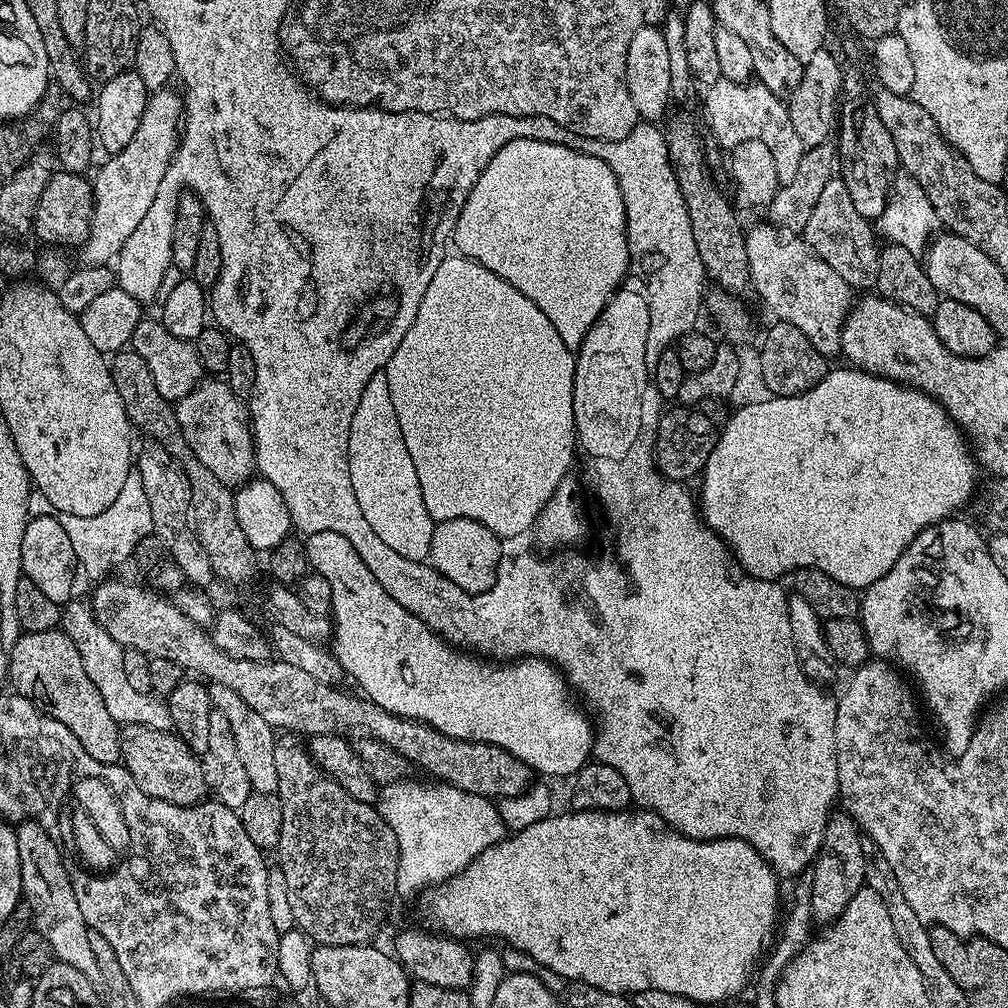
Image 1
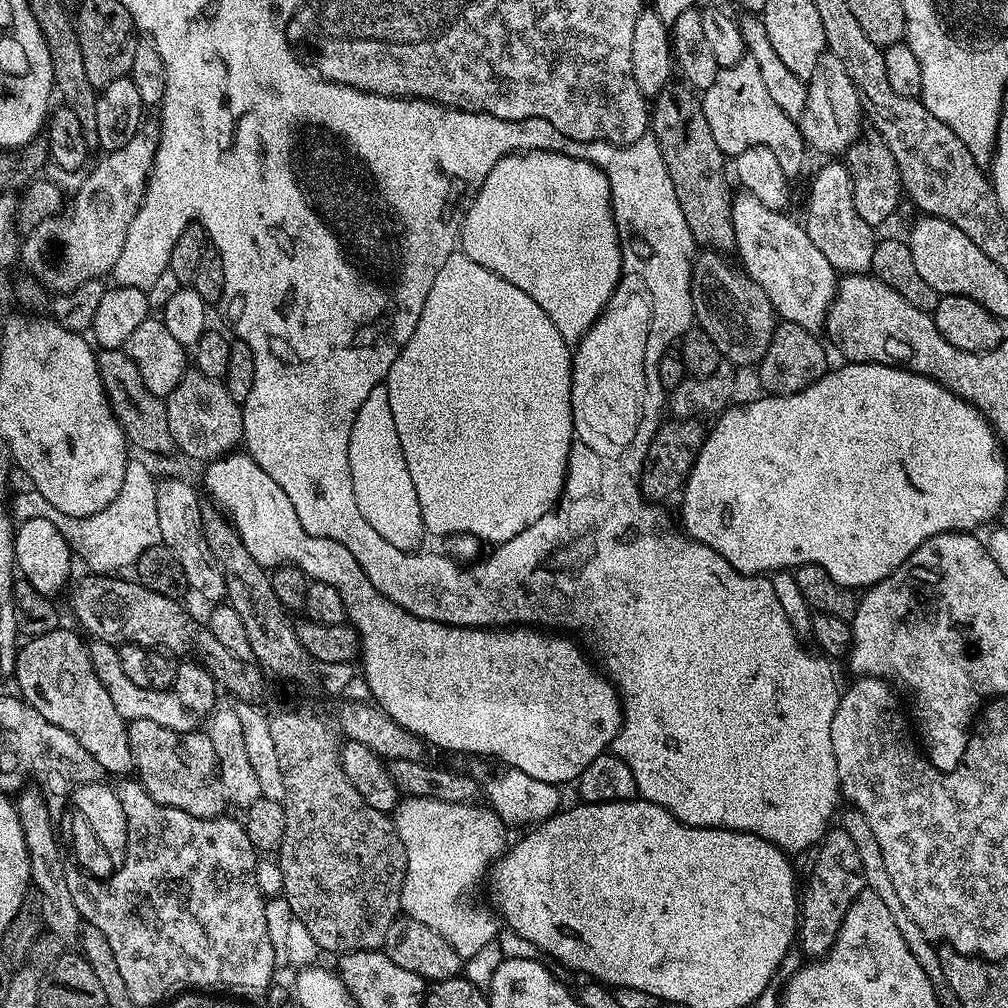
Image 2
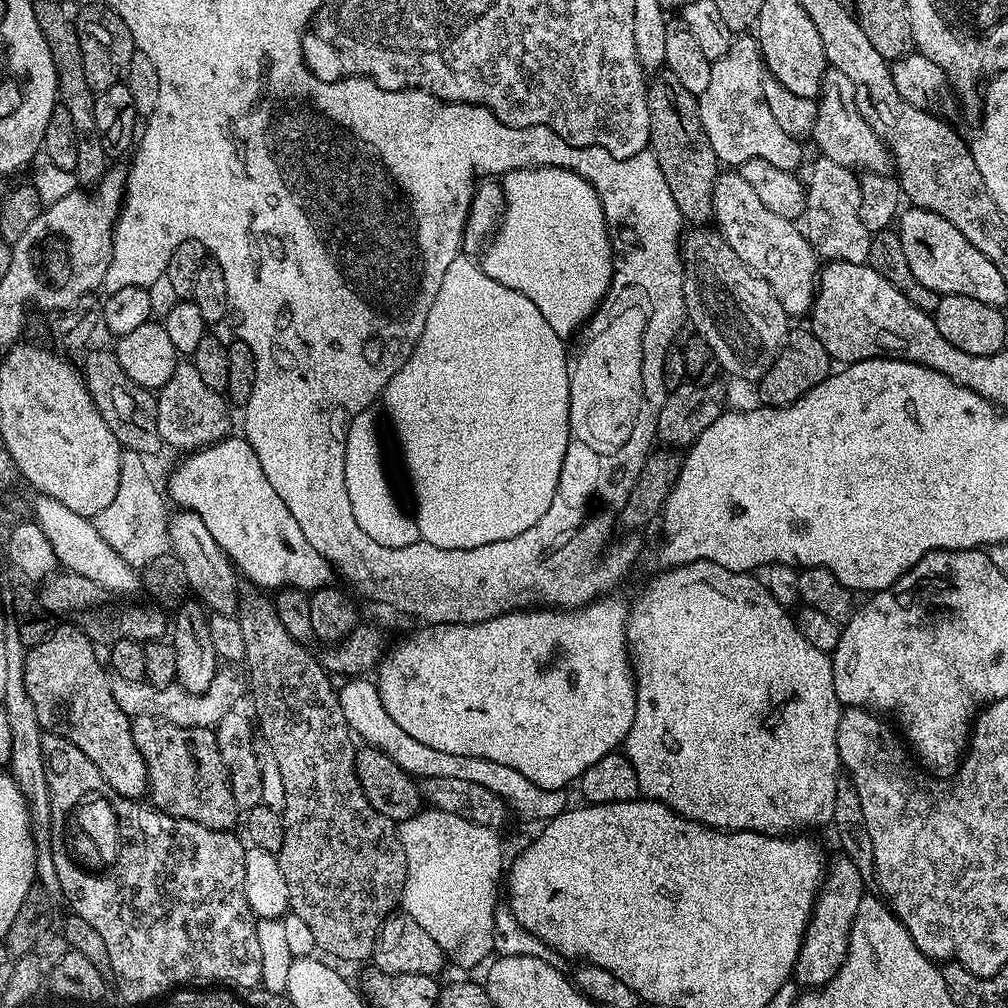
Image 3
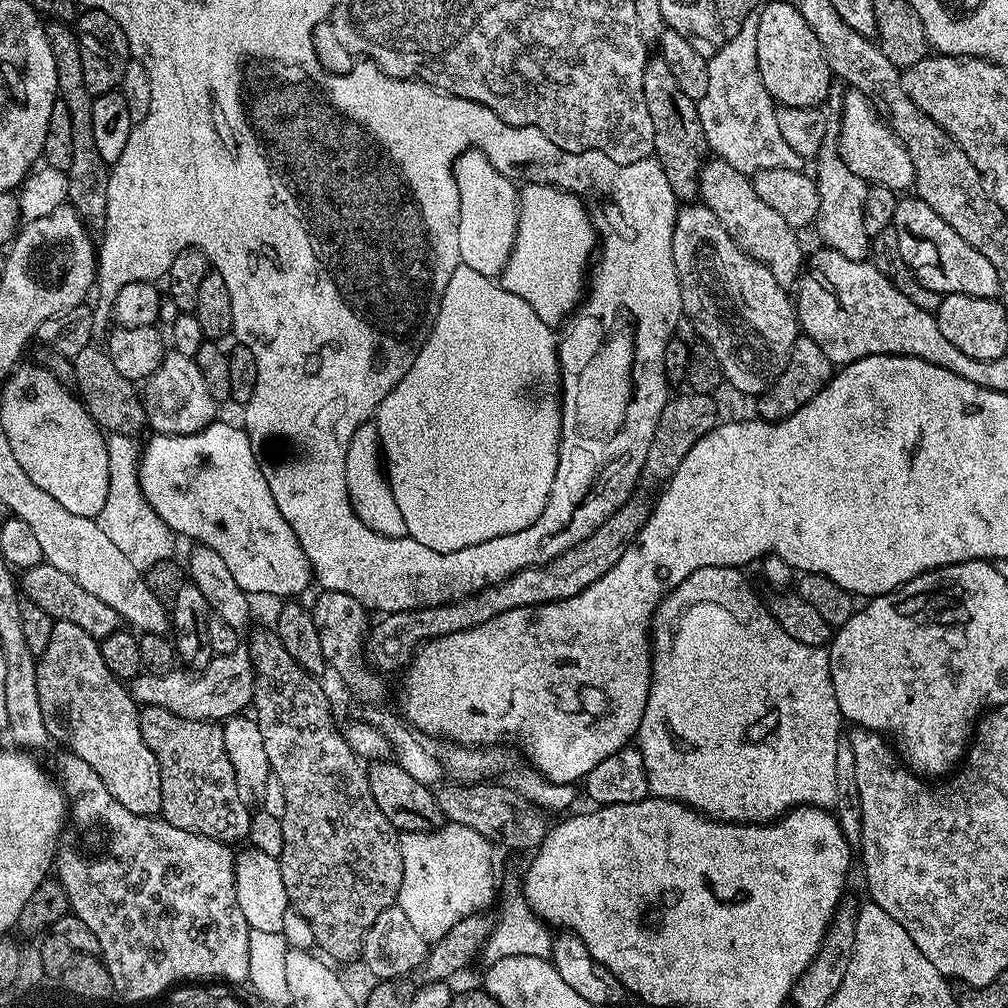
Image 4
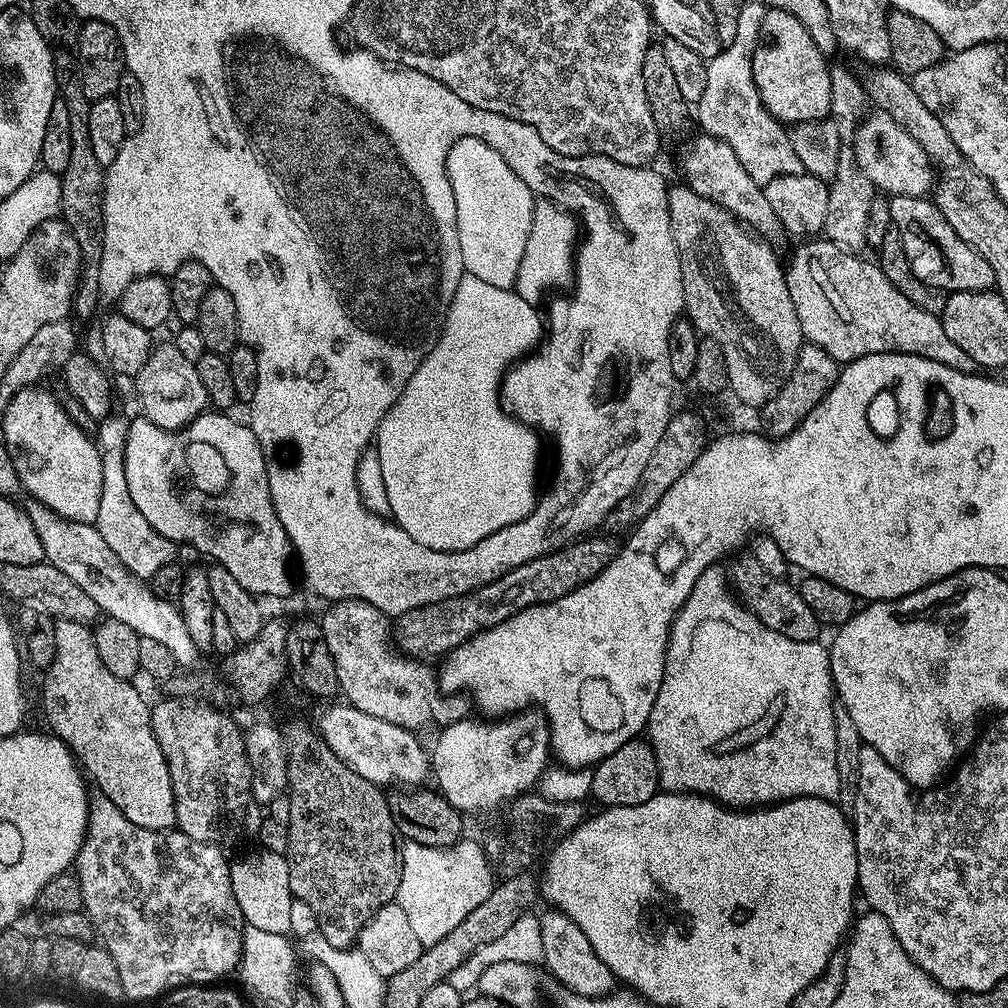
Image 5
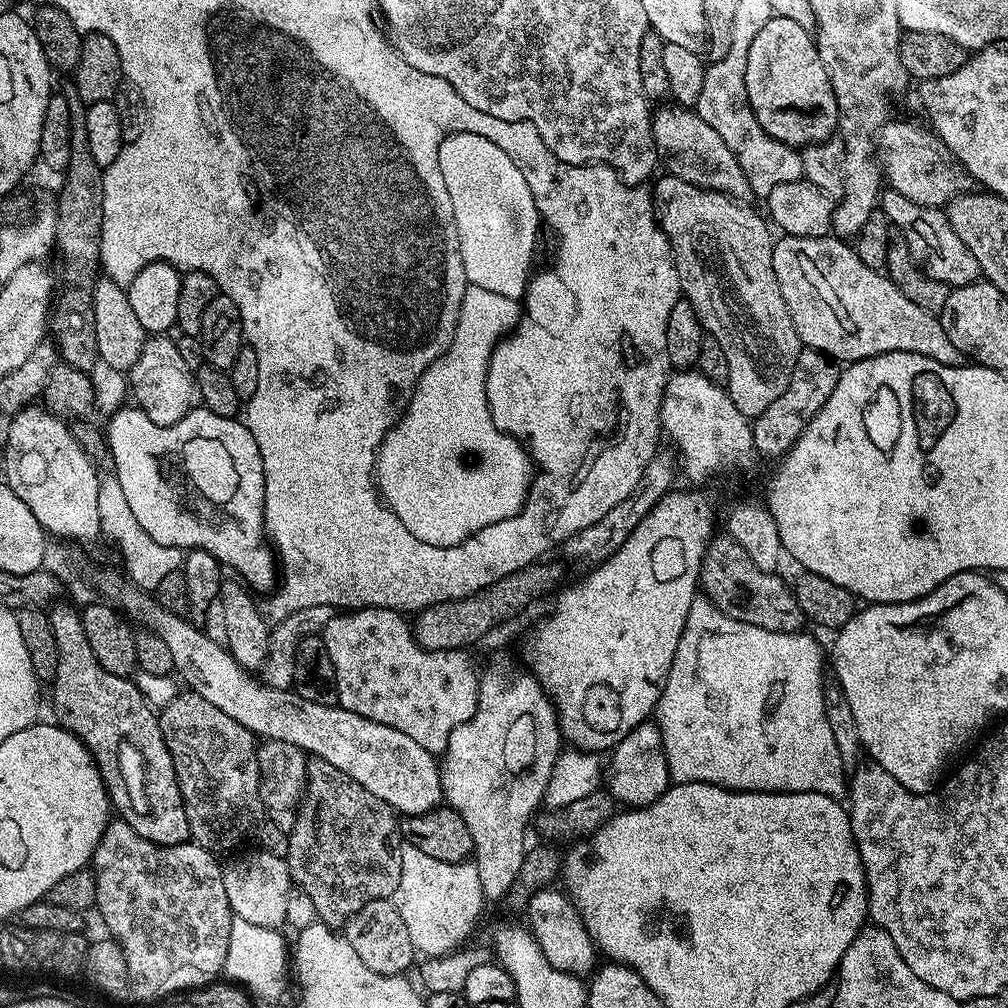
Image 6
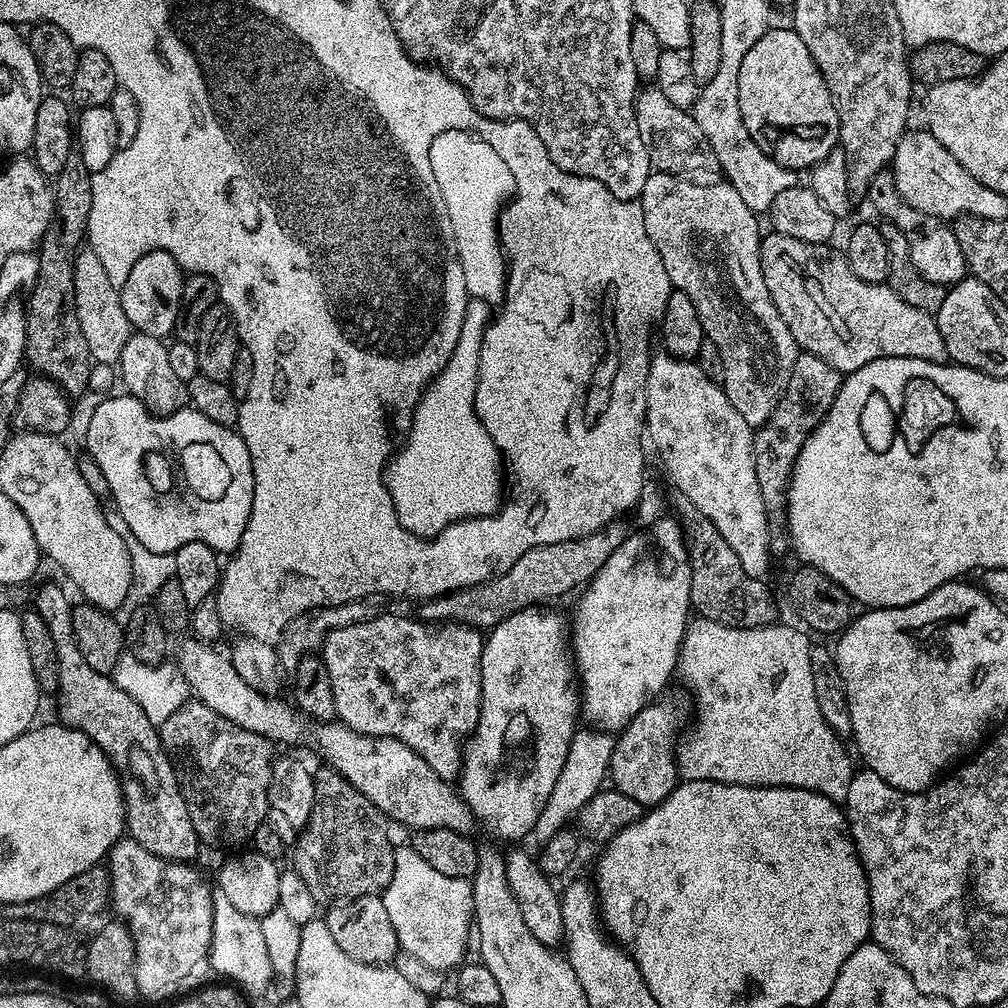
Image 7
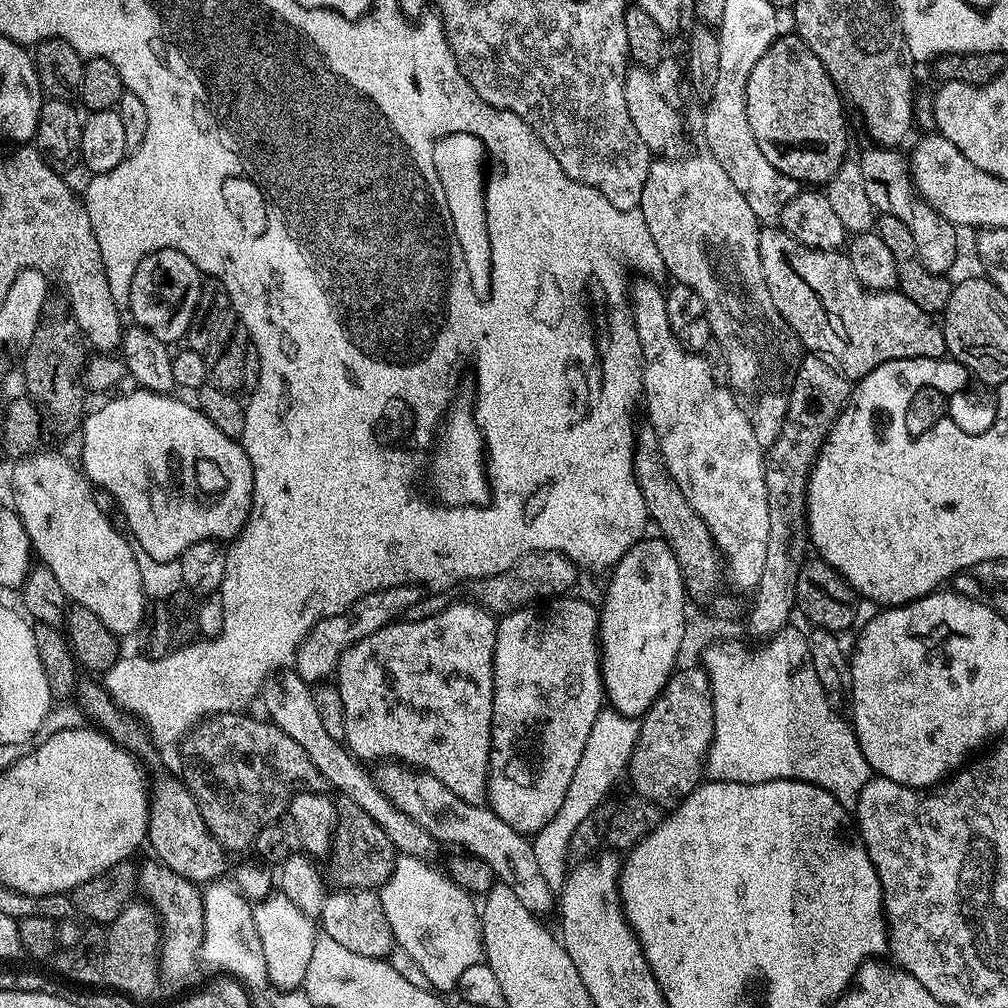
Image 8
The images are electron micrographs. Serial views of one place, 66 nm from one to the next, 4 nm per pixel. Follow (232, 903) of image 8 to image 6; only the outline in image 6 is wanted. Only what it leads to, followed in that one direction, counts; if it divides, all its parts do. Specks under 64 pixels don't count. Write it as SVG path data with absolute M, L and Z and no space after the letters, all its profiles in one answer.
M237 916L233 917L224 972L231 981L244 987L255 999L276 1000L286 990L290 954L288 944L285 944L280 934L277 929L256 926Z

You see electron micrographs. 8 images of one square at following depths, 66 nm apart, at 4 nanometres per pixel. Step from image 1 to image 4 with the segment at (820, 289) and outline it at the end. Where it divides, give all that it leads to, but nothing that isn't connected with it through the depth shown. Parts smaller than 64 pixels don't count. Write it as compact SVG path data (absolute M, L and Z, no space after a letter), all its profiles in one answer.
M709 159L700 172L698 196L707 208L714 210L714 214L718 214L722 226L726 226L728 233L735 238L737 246L743 252L750 253L754 259L764 261L770 274L774 274L774 278L785 290L791 289L799 281L802 269L806 264L806 252L800 249L800 240L796 237L799 236L797 229L790 227L771 206L766 206L766 202L762 202L762 198L758 198L758 190L754 190L752 176L749 173L734 170L734 166L730 166L730 162L725 160Z

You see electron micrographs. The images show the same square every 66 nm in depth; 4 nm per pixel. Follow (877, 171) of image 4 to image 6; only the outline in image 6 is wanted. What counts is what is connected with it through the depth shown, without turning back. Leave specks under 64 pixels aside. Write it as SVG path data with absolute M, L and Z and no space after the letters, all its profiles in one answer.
M889 119L874 140L878 149L878 163L887 187L902 194L902 198L910 198L910 202L918 206L943 209L962 191L962 172L957 161L935 132L927 127L919 128L908 120L896 119Z

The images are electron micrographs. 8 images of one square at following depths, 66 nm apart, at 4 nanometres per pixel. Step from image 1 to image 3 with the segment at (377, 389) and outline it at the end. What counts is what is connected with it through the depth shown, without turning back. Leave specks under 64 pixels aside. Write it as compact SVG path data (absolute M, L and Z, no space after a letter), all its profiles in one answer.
M375 411L359 412L348 424L346 444L346 482L354 500L354 512L360 526L378 542L402 546L420 538L415 519L400 508L382 468L382 448Z

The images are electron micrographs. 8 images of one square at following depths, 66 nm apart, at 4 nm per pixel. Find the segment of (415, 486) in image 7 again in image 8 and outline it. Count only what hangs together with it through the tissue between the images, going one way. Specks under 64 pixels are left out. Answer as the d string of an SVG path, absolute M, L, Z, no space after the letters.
M453 403L443 421L442 431L438 436L438 447L435 449L430 468L436 471L436 488L440 491L439 499L445 505L484 506L490 500L484 438L476 425L475 411L469 405L467 408L466 405L460 403Z

